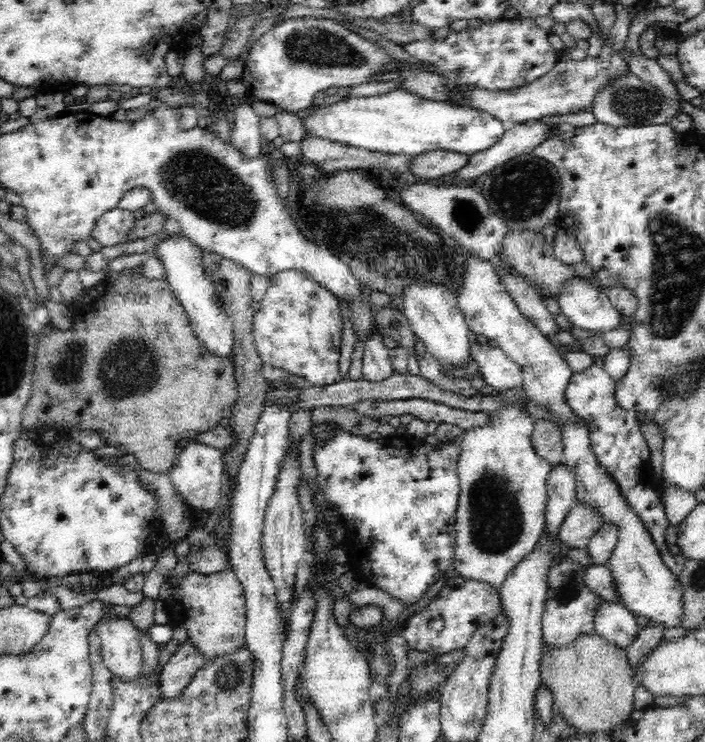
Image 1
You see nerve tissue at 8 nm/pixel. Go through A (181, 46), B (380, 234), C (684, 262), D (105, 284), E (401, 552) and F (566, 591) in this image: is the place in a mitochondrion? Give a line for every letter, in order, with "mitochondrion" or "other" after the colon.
A: other
B: mitochondrion
C: mitochondrion
D: other
E: other
F: mitochondrion

